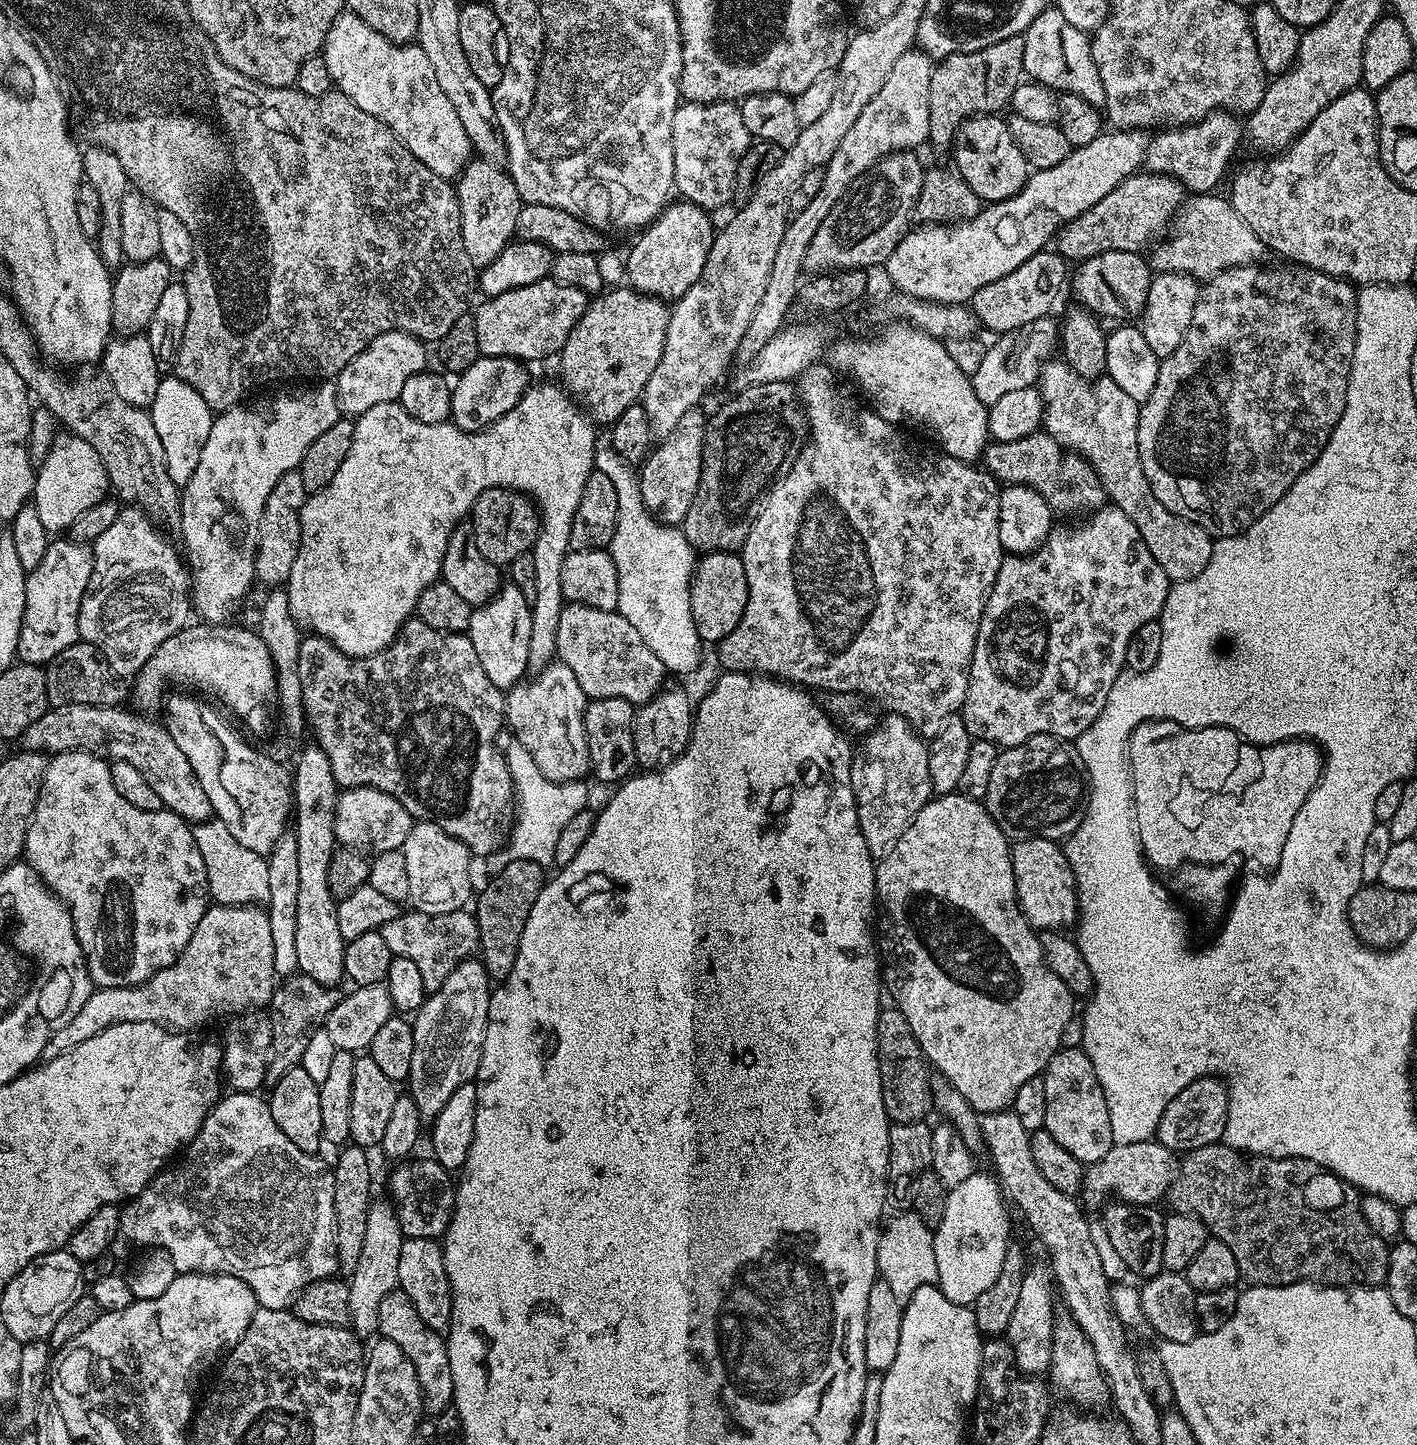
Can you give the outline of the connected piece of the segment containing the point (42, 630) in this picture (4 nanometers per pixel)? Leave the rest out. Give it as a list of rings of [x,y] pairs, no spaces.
[[[56,538],[51,541],[42,554],[42,562],[24,578],[24,613],[20,637],[16,647],[19,663],[48,665],[66,646],[74,646],[80,640],[78,630],[78,610],[94,570],[94,558],[91,547],[79,544],[67,538]]]

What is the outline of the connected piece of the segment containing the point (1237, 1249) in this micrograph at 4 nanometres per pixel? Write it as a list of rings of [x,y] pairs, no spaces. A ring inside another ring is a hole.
[[[1217,1142],[1210,1146],[1198,1146],[1194,1150],[1183,1153],[1179,1161],[1176,1177],[1166,1193],[1166,1204],[1172,1212],[1181,1212],[1198,1217],[1208,1228],[1209,1237],[1226,1242],[1234,1259],[1238,1262],[1241,1277],[1249,1285],[1286,1286],[1287,1284],[1323,1284],[1325,1286],[1355,1286],[1357,1288],[1374,1288],[1383,1285],[1388,1279],[1389,1245],[1379,1236],[1377,1229],[1366,1222],[1360,1209],[1361,1193],[1351,1184],[1335,1176],[1328,1168],[1310,1162],[1306,1158],[1274,1158],[1273,1156],[1254,1156],[1250,1152],[1240,1152],[1229,1144]]]

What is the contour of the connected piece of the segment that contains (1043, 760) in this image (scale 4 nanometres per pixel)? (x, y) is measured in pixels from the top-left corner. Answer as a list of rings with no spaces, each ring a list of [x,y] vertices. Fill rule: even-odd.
[[[1032,736],[1018,746],[997,751],[983,803],[1009,841],[1046,838],[1063,842],[1078,830],[1082,818],[1088,813],[1088,781],[1082,758],[1069,741],[1059,740],[1056,736]]]

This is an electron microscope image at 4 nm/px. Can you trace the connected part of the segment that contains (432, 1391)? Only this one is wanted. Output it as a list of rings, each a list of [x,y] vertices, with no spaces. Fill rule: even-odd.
[[[399,1290],[386,1294],[382,1298],[382,1306],[378,1306],[378,1318],[374,1322],[375,1327],[380,1327],[379,1335],[383,1339],[394,1342],[406,1358],[410,1358],[410,1366],[418,1374],[420,1389],[429,1401],[451,1401],[454,1394],[454,1374],[450,1374],[450,1354],[448,1353],[447,1339],[441,1333],[430,1330],[426,1322],[422,1322],[418,1310],[414,1310],[414,1302],[406,1298],[406,1294]]]

